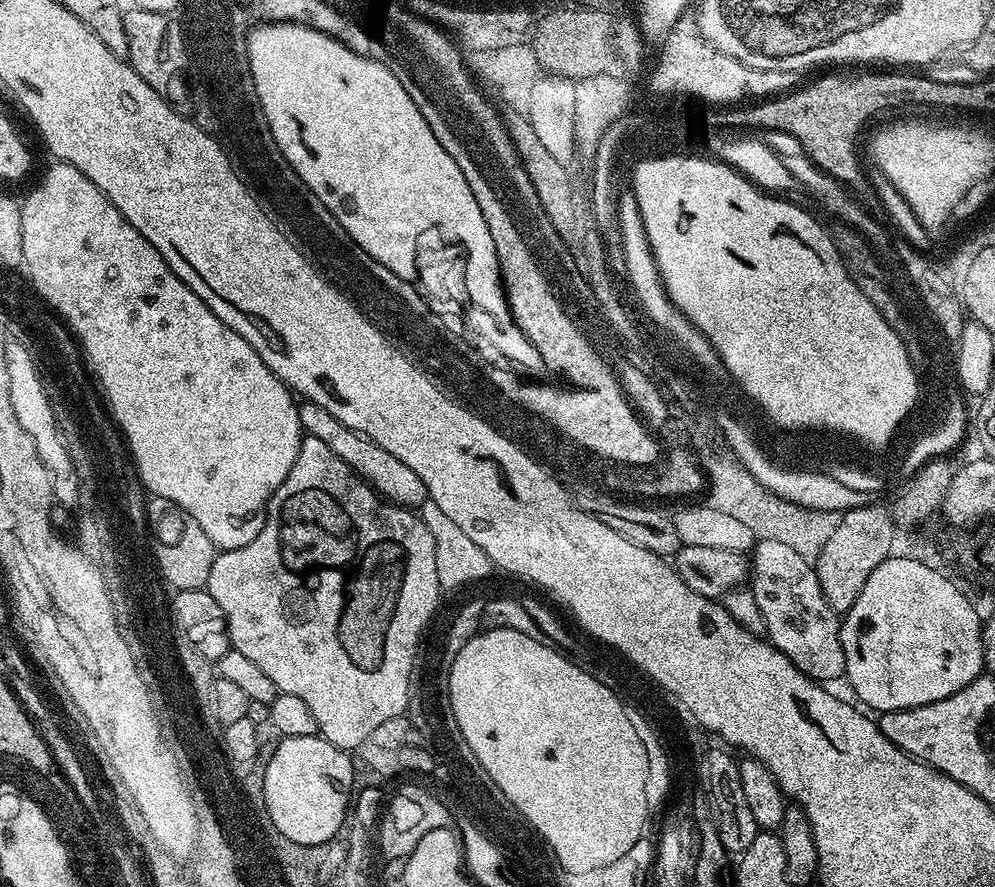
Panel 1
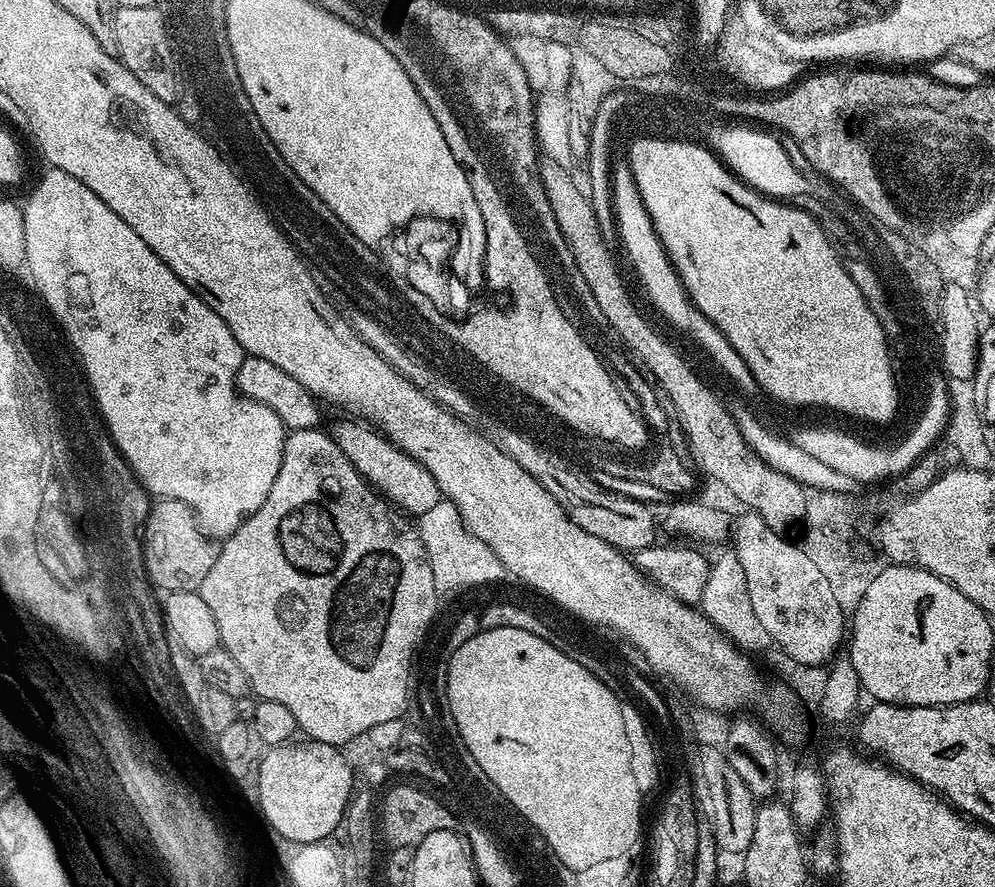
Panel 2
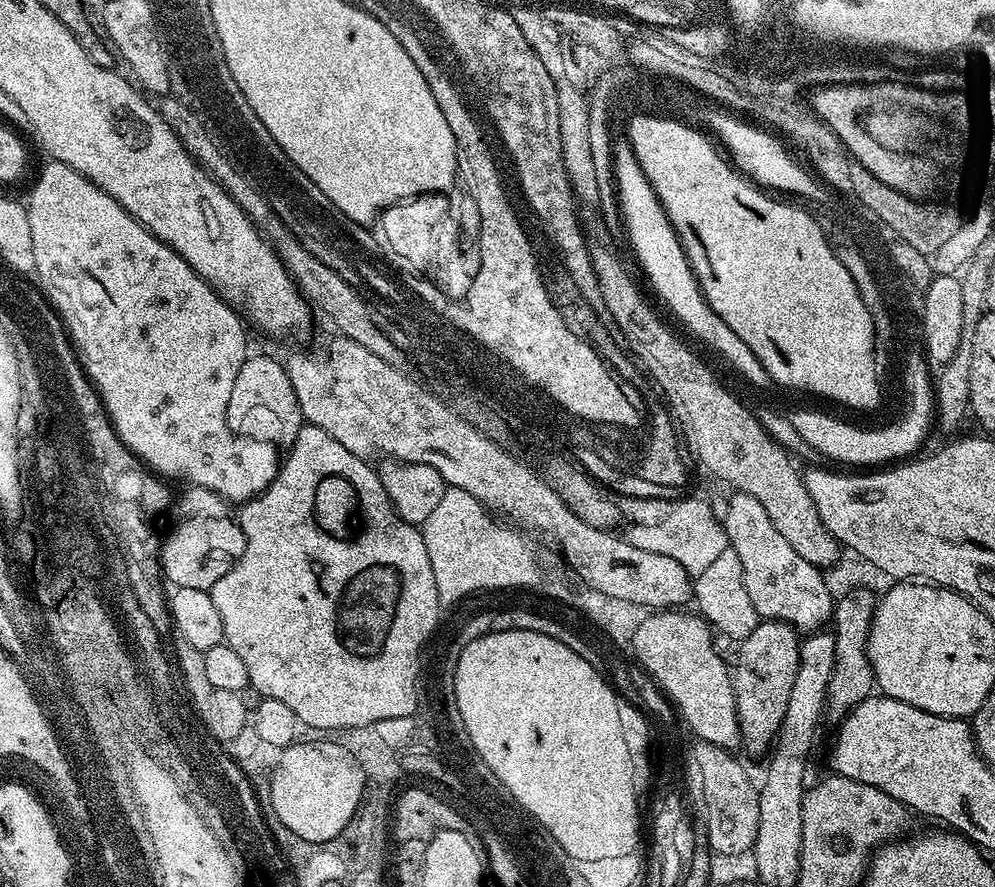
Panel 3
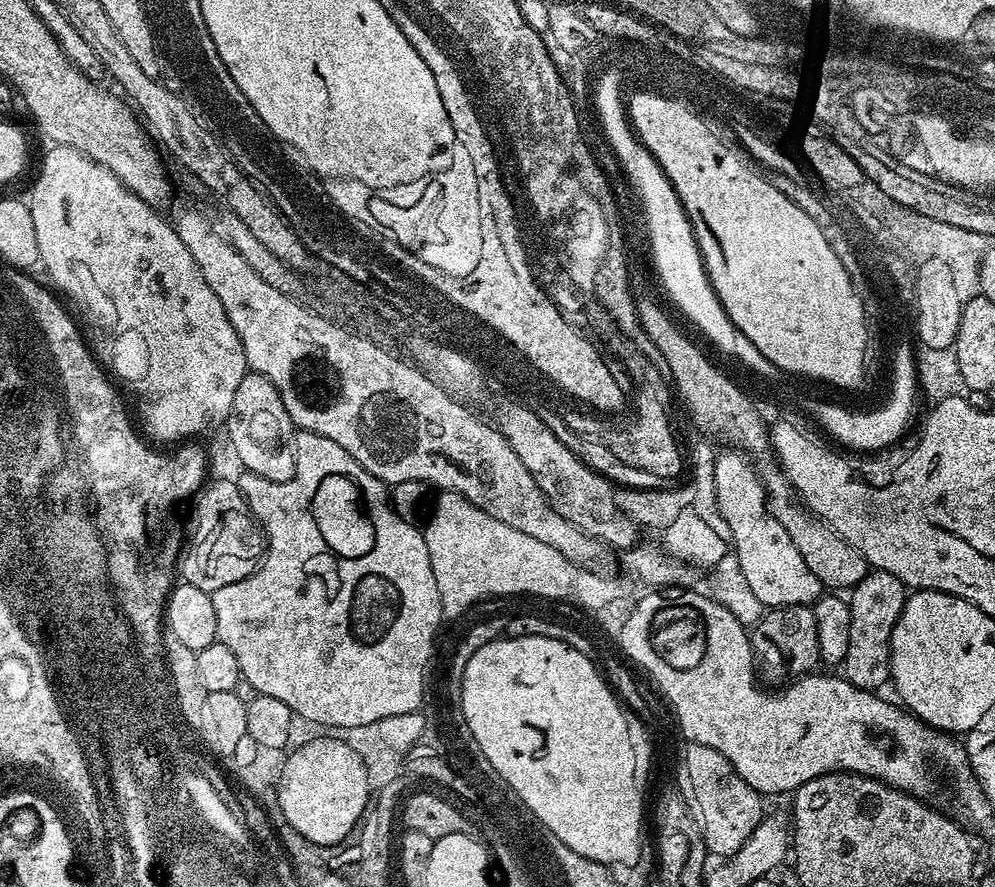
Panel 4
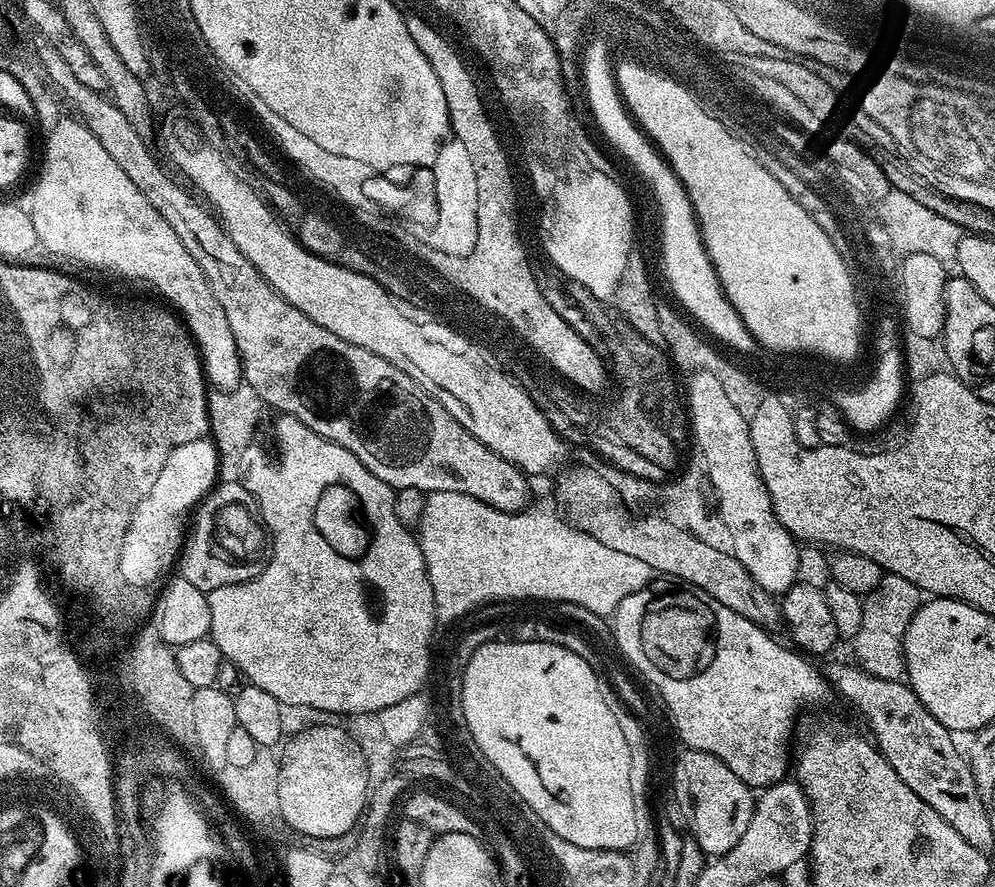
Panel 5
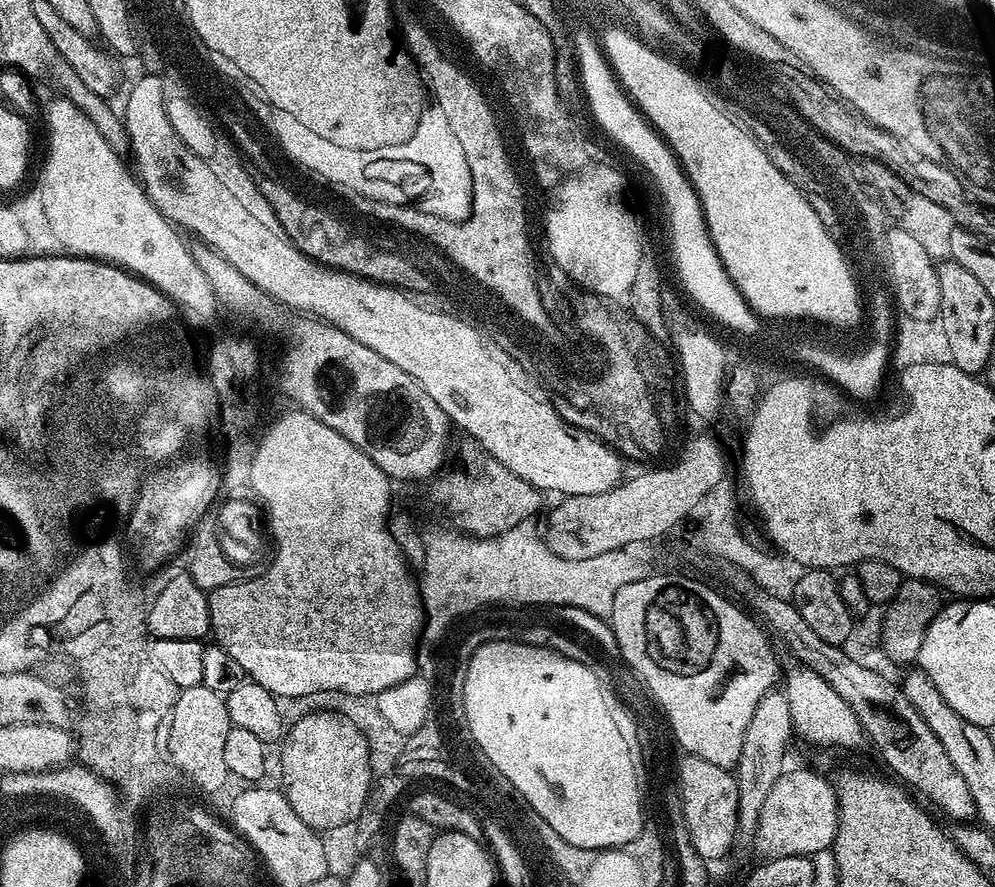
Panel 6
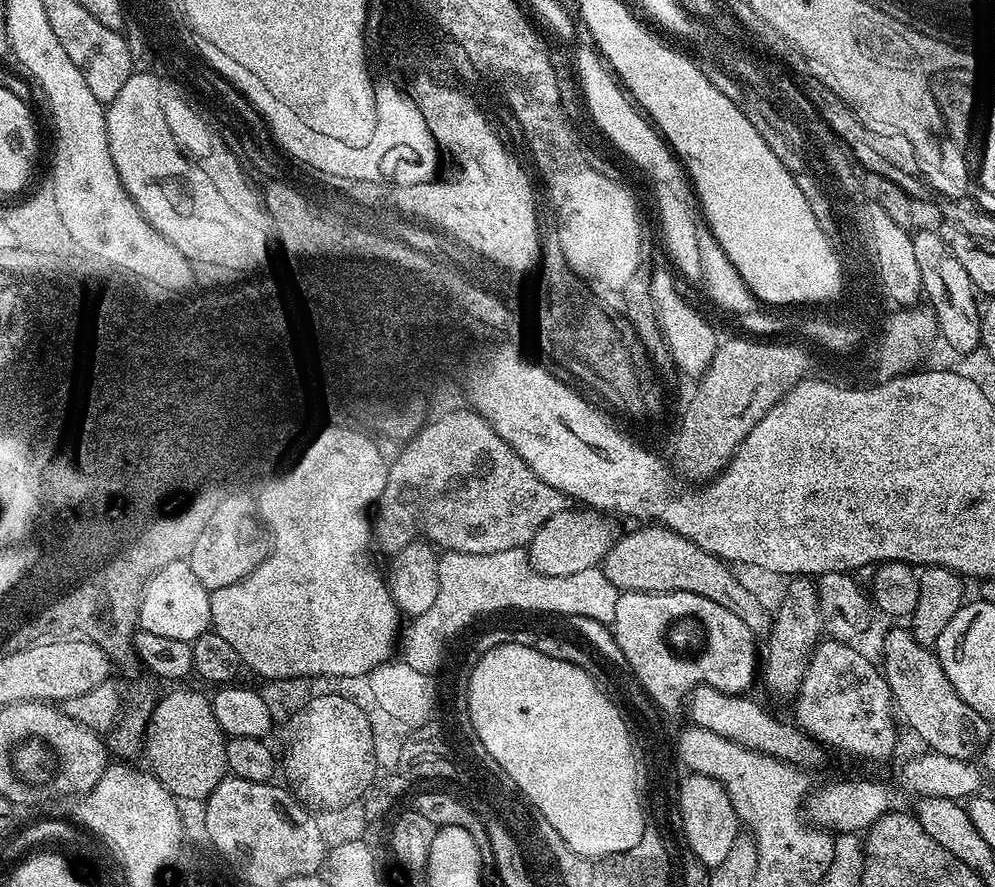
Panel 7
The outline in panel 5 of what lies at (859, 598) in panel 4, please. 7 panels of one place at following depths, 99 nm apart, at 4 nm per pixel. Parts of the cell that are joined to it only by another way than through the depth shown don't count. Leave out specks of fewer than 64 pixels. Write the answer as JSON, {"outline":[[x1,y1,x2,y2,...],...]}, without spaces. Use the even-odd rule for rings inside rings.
{"outline":[[889,572,881,575,878,586,874,586,872,593,863,597,863,601,862,626,854,638,854,644,856,644,855,663,866,674,872,674,874,678,903,681,906,676,904,671,904,635,914,614,920,609,922,593,914,586,914,582,906,582,906,578]]}

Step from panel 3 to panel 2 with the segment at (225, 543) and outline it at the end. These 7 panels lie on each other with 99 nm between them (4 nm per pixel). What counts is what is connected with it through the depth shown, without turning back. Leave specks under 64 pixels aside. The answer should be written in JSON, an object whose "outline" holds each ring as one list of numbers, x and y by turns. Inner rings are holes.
{"outline":[[157,499,151,505,148,517,143,526,144,562,148,568,149,578,157,589,165,593,170,592,194,592,199,590,202,582,206,582,206,574,214,567,218,544,209,533,205,532,195,512,186,502,181,500]]}

